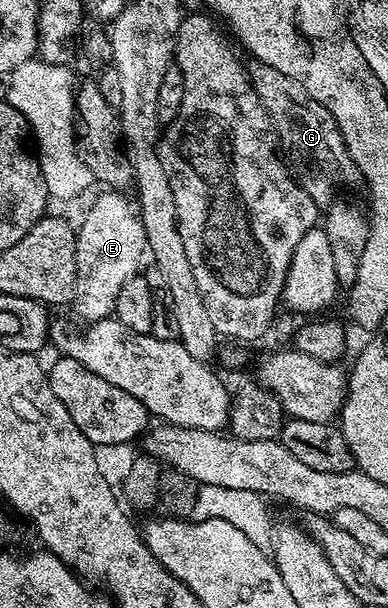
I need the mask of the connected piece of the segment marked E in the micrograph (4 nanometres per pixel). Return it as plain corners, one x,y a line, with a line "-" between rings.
119,190
105,192
95,199
76,231
77,284
72,309
85,323
107,319
115,312
119,290
126,281
139,274
142,259
148,251
139,206

